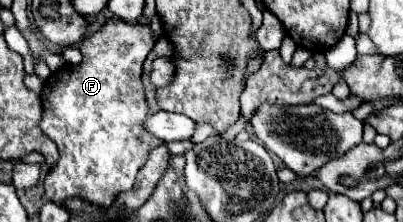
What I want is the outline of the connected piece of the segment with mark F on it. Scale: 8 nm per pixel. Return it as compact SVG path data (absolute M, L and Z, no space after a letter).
M111 18L102 24L100 30L84 36L78 42L78 50L82 52L80 64L68 64L50 74L42 88L42 122L40 130L52 138L58 146L60 160L54 170L44 178L46 196L60 204L64 198L80 196L98 206L110 206L118 194L132 190L136 182L138 170L148 160L152 148L162 142L144 130L144 118L152 112L146 102L146 90L142 84L142 66L148 52L154 48L154 38L150 34L148 24L131 25L119 18Z

